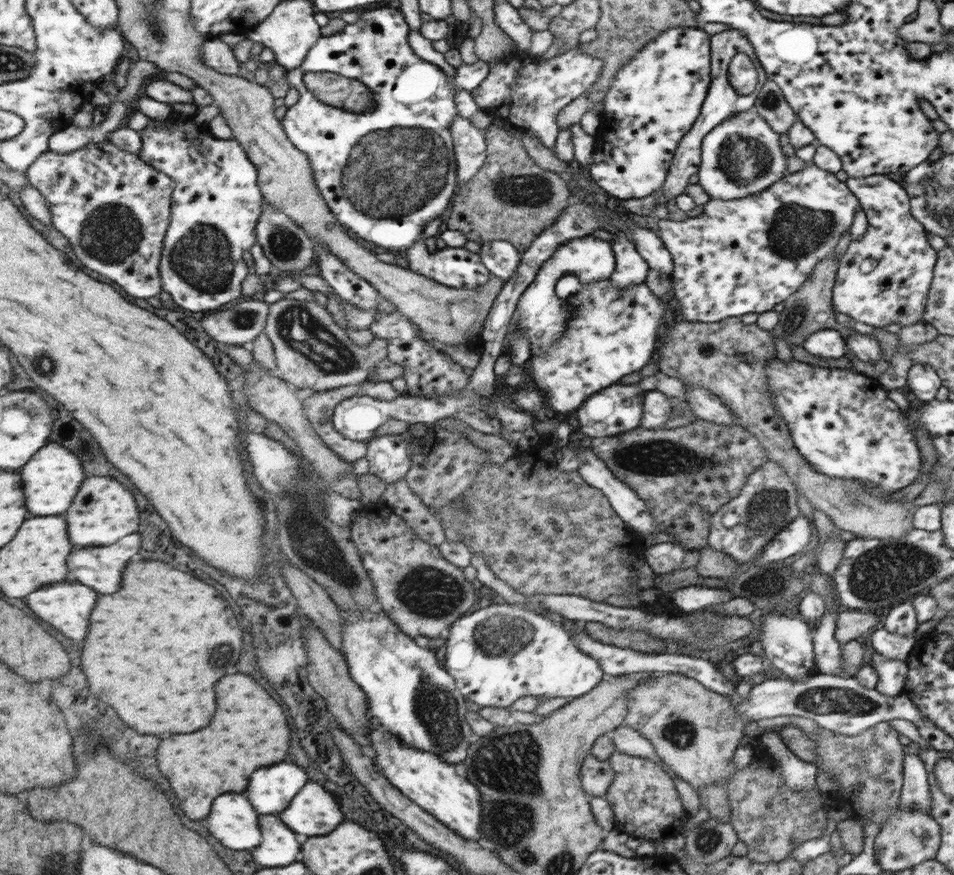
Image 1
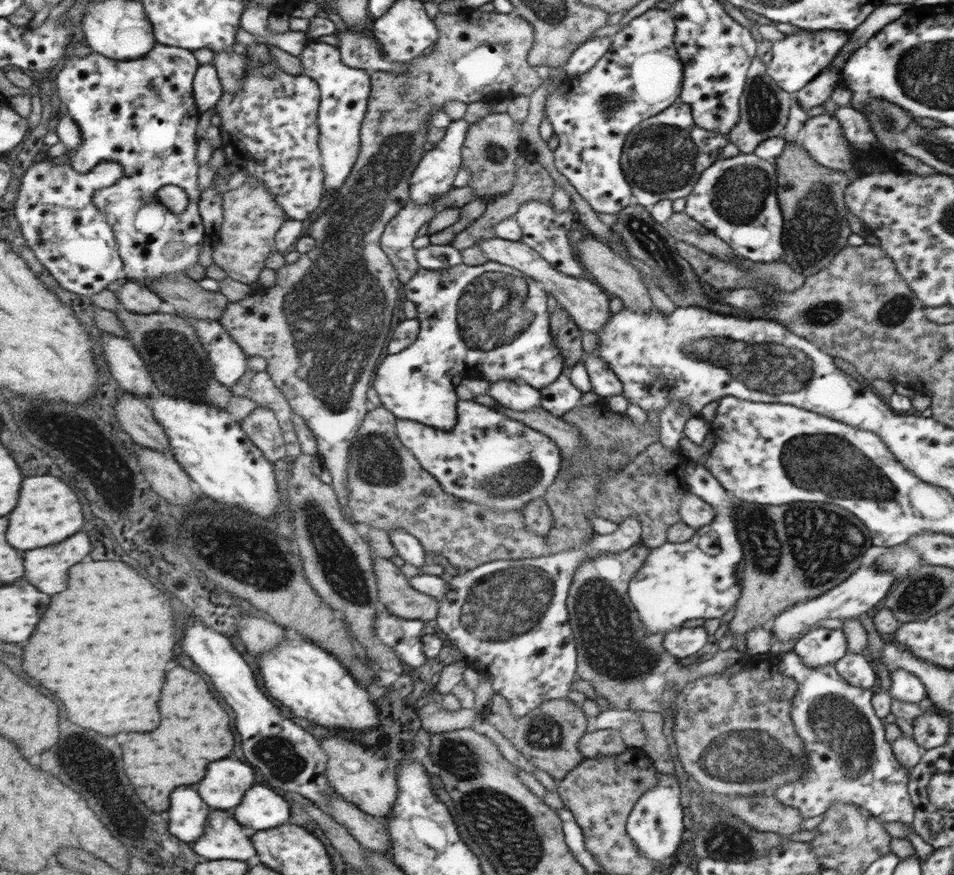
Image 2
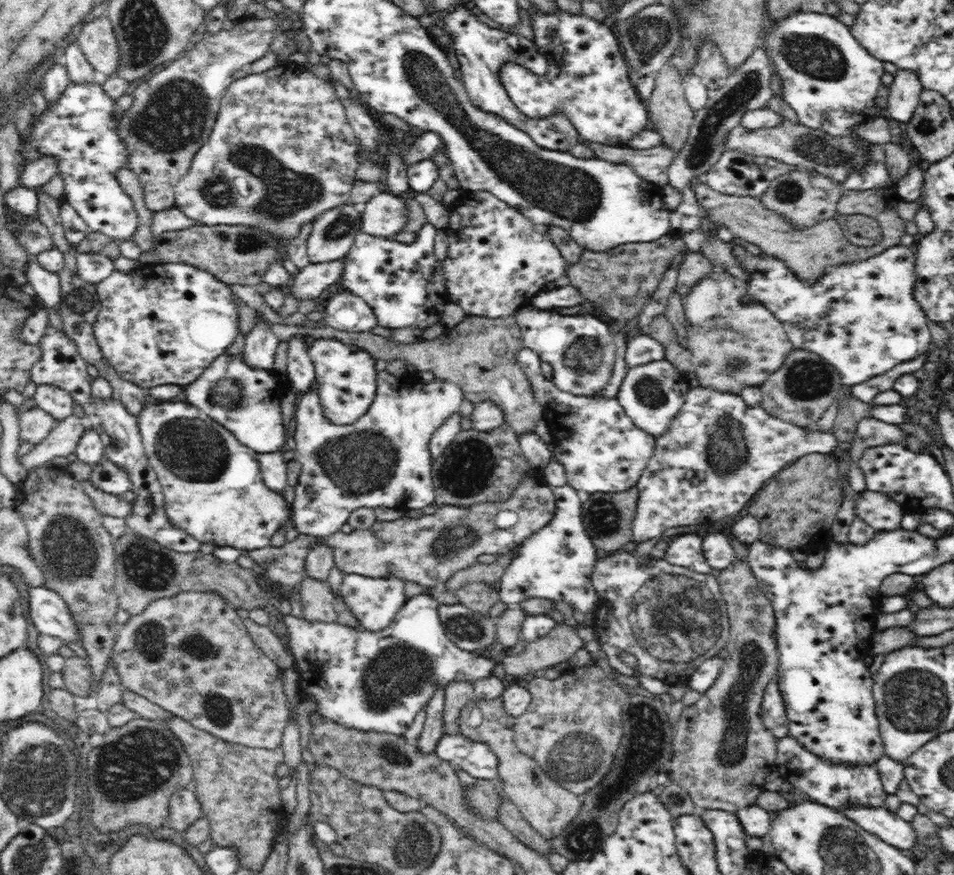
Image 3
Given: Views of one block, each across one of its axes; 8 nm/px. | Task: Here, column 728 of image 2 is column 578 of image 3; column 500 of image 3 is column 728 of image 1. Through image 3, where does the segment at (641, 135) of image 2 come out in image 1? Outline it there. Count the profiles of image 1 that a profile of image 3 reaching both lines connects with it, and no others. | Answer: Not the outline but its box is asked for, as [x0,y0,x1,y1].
[655,28,767,205]

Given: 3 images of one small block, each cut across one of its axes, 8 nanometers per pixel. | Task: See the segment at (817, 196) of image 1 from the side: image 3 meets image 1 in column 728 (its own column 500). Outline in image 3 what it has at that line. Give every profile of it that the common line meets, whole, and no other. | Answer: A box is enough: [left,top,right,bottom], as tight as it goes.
[443,191,568,319]

